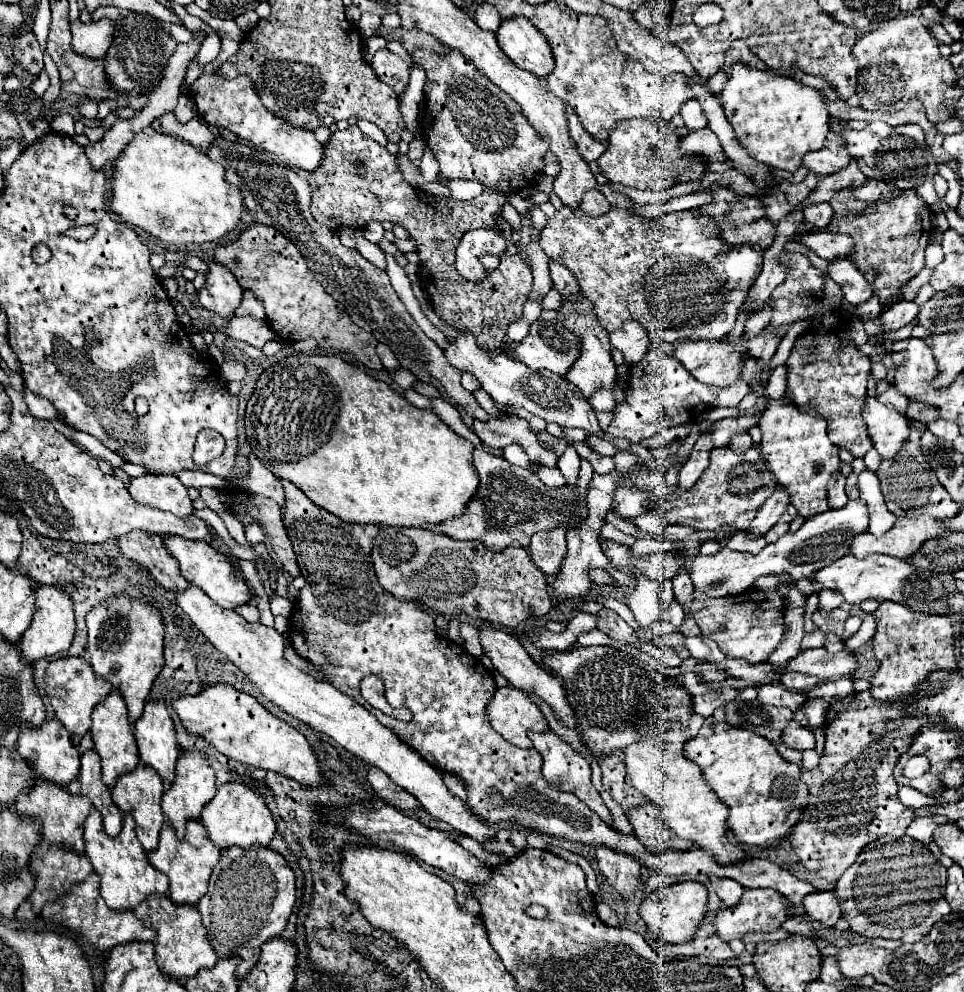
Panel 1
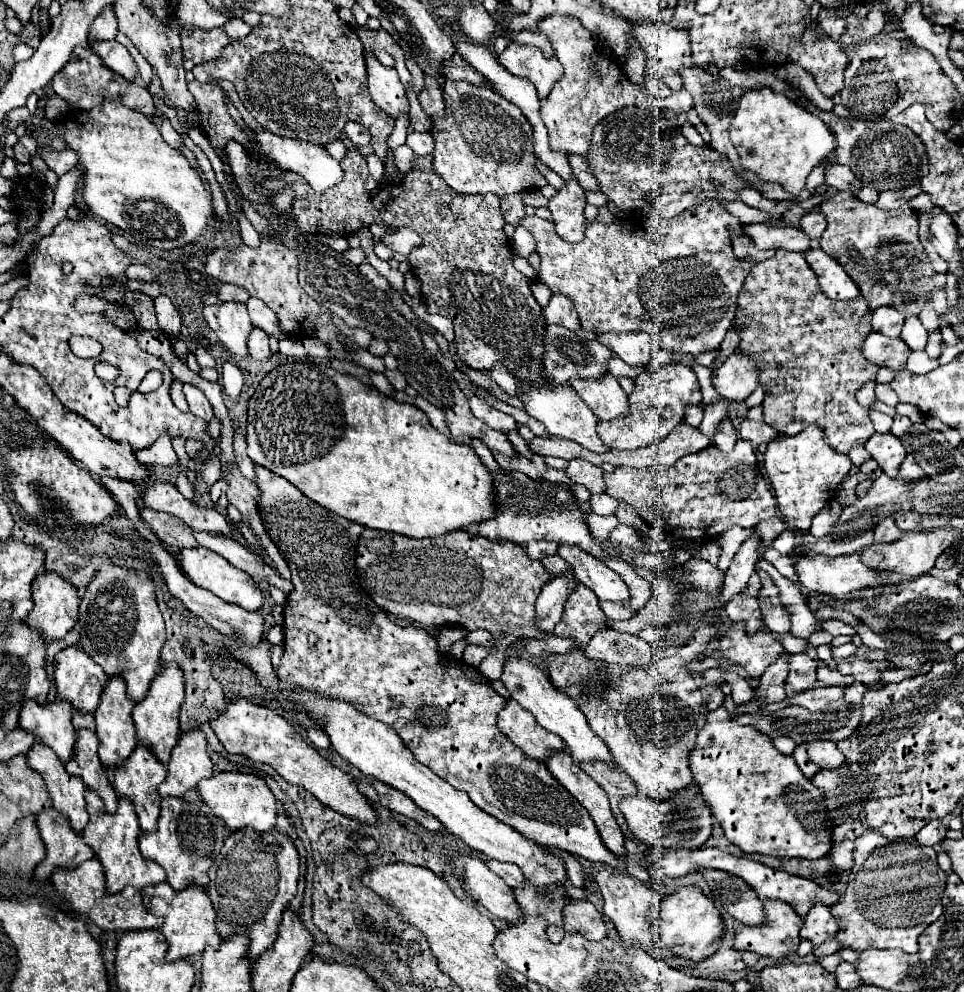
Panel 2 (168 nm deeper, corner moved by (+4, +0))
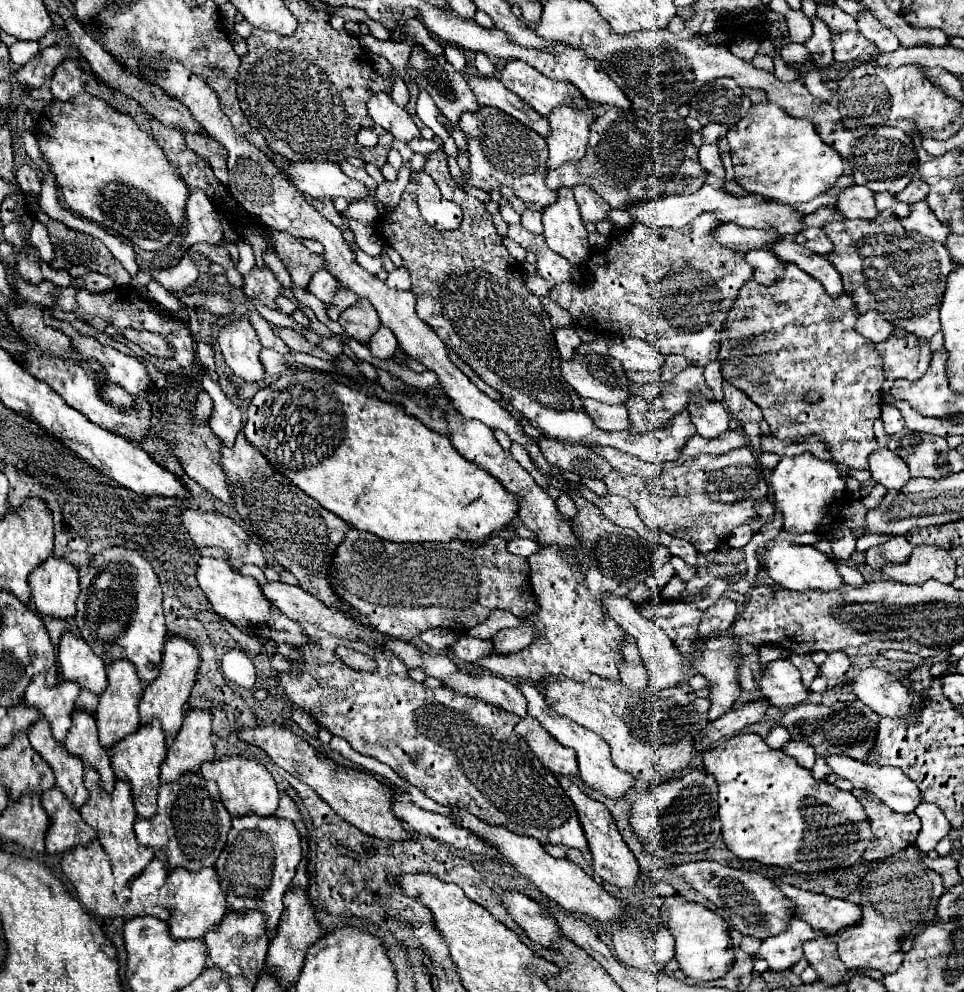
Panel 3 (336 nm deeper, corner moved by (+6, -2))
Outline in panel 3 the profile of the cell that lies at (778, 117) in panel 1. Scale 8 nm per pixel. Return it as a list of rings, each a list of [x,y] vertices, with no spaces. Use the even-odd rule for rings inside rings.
[[[772,102],[752,104],[745,118],[729,128],[727,140],[733,156],[735,182],[747,192],[775,200],[779,204],[789,204],[789,206],[805,204],[815,196],[835,188],[837,180],[843,176],[843,158],[839,156],[839,152],[835,152],[829,144],[825,144],[819,138],[813,124],[809,120],[791,118]]]

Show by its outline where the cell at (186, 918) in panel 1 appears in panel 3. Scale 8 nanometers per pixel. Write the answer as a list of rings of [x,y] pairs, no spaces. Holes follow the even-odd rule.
[[[175,868],[169,874],[167,884],[161,887],[160,893],[162,893],[162,888],[165,888],[165,892],[169,892],[167,906],[173,908],[171,918],[169,918],[169,928],[171,928],[171,938],[175,940],[203,938],[205,932],[215,928],[227,912],[225,892],[223,888],[219,888],[219,876],[215,868],[201,868],[197,872],[191,872],[187,868]]]

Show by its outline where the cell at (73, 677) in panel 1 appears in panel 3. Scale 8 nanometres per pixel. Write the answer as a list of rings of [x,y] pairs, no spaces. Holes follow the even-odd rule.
[[[77,628],[65,630],[59,640],[59,664],[63,678],[77,682],[81,688],[87,688],[95,694],[101,694],[107,688],[105,662],[91,652],[89,644],[79,636]]]

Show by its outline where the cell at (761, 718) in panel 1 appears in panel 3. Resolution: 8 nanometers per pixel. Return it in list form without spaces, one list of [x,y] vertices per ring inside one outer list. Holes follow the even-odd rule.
[[[835,702],[833,706],[823,704],[799,704],[791,708],[781,724],[789,730],[791,740],[805,740],[815,748],[817,756],[849,756],[853,760],[867,762],[875,748],[875,732],[879,724],[879,714],[867,708],[863,702]]]

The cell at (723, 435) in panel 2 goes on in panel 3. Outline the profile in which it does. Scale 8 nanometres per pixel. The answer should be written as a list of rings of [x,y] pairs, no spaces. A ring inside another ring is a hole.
[[[707,398],[691,400],[691,404],[687,404],[687,410],[691,414],[691,422],[697,426],[697,434],[703,438],[717,438],[729,428],[729,414],[721,402]]]

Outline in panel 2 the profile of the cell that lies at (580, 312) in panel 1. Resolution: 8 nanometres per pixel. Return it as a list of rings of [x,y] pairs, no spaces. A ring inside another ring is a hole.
[[[603,374],[597,380],[573,378],[571,386],[599,420],[613,420],[627,414],[627,394],[611,374]]]

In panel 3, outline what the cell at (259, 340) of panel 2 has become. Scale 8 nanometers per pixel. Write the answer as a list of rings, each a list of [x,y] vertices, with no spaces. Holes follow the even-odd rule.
[[[263,348],[263,352],[261,352],[261,362],[269,376],[279,376],[289,368],[289,362],[283,354],[279,354],[275,350],[267,350],[267,348]]]

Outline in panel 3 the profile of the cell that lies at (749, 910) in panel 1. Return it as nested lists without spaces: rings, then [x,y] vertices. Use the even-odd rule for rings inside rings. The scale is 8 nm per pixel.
[[[793,918],[787,932],[783,932],[779,936],[771,936],[761,942],[757,956],[767,960],[769,968],[773,972],[793,968],[803,958],[803,944],[807,940],[815,940],[817,934],[819,932],[815,932],[803,920]]]

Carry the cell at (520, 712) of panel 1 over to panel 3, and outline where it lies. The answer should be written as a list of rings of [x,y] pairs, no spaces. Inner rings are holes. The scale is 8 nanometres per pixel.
[[[521,718],[521,722],[515,726],[515,732],[527,740],[535,756],[557,776],[577,776],[577,758],[571,748],[561,746],[551,738],[551,734],[541,728],[541,724],[533,718]]]

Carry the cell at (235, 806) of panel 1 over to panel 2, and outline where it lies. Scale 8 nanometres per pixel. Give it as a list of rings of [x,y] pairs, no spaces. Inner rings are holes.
[[[221,772],[209,780],[201,780],[197,790],[199,790],[203,802],[213,810],[213,814],[217,814],[217,818],[221,818],[221,822],[225,824],[225,828],[229,832],[237,832],[245,826],[251,826],[253,830],[263,834],[263,832],[269,832],[275,828],[275,818],[277,818],[275,798],[273,798],[269,786],[265,784],[265,780],[255,774]]]

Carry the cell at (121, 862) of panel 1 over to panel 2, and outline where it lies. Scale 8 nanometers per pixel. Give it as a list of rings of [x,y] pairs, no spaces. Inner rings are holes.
[[[93,790],[85,792],[85,800],[87,800],[87,812],[89,812],[91,820],[83,828],[81,838],[85,842],[89,842],[89,846],[93,848],[95,856],[99,858],[99,862],[105,870],[107,892],[117,894],[125,886],[133,886],[133,888],[141,890],[145,886],[155,886],[159,882],[165,882],[165,872],[161,870],[161,866],[157,866],[155,862],[143,858],[141,852],[139,852],[141,828],[139,828],[137,814],[135,814],[133,804],[129,802],[129,798],[119,798],[119,808],[117,808],[115,814],[105,812],[105,806],[103,806],[101,798],[97,794],[93,794]]]

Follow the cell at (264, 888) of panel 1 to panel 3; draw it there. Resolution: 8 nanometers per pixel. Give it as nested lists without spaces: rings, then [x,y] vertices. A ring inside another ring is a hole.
[[[253,812],[233,818],[229,840],[215,864],[221,878],[221,888],[227,892],[227,908],[233,912],[265,912],[269,936],[275,936],[275,928],[283,912],[283,896],[291,888],[299,860],[301,838],[291,820],[277,816],[257,816]]]

